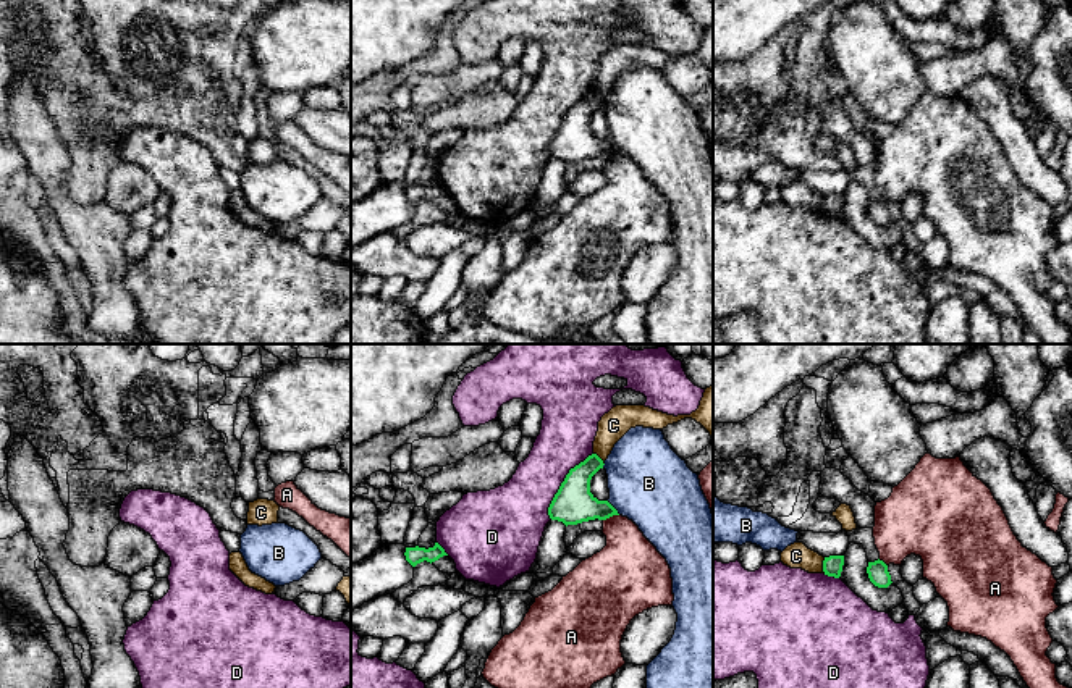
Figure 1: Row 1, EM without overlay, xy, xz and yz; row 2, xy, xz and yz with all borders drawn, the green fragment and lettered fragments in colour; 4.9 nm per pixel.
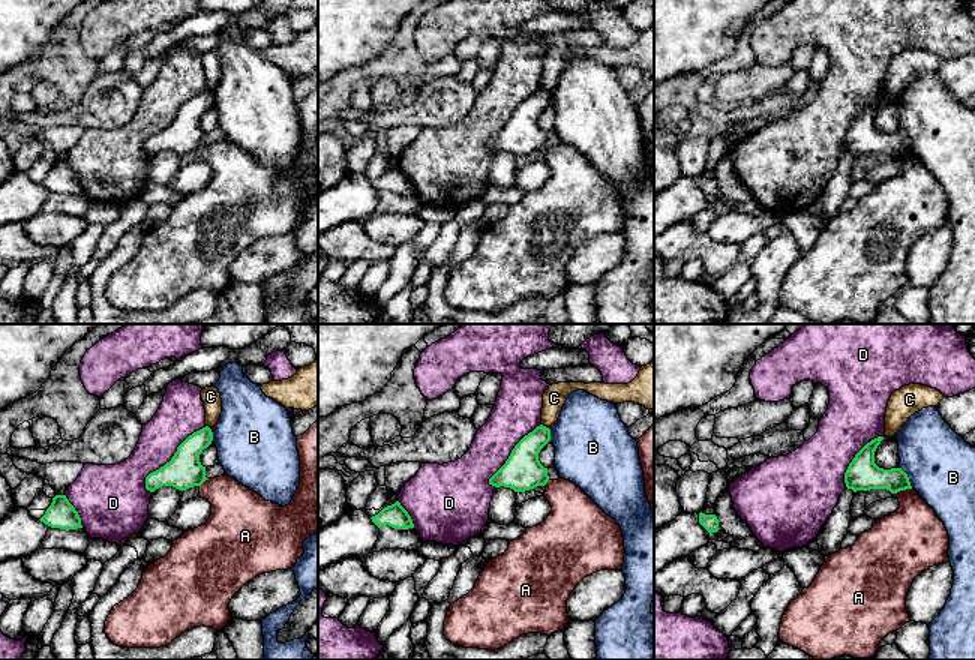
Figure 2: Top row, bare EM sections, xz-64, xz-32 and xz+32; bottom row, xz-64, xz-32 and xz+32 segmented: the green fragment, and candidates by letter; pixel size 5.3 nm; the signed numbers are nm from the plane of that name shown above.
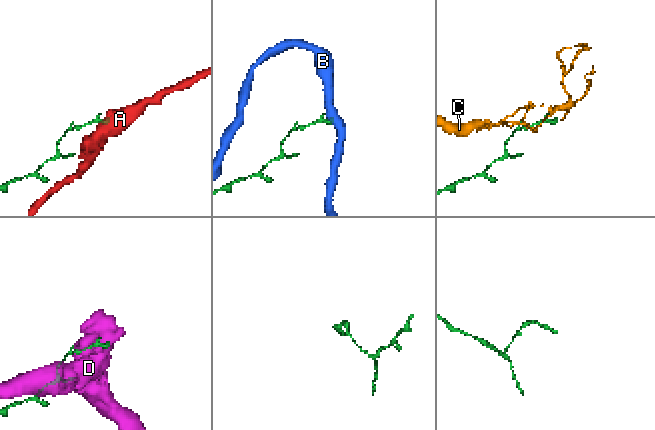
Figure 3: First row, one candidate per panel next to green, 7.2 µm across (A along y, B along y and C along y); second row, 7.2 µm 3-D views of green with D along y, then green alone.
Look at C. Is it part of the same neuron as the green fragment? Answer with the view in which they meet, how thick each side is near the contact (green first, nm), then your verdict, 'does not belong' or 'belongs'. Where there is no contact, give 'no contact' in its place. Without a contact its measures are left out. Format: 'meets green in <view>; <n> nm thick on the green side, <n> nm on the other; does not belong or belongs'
meets green in yz; 100 nm thick on the green side, 130 nm on the other; does not belong

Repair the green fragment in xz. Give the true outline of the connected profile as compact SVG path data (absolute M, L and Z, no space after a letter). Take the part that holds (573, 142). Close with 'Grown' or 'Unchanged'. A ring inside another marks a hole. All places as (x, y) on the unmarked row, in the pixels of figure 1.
M592 92L569 108L548 145L551 158L563 160L568 165L619 153L608 139L598 139L590 131L590 118L603 103L603 99Z. Unchanged

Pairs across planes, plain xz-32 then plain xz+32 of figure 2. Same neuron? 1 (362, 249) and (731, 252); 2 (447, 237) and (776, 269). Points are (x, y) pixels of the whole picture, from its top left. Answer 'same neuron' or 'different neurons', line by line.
1: same neuron
2: same neuron

